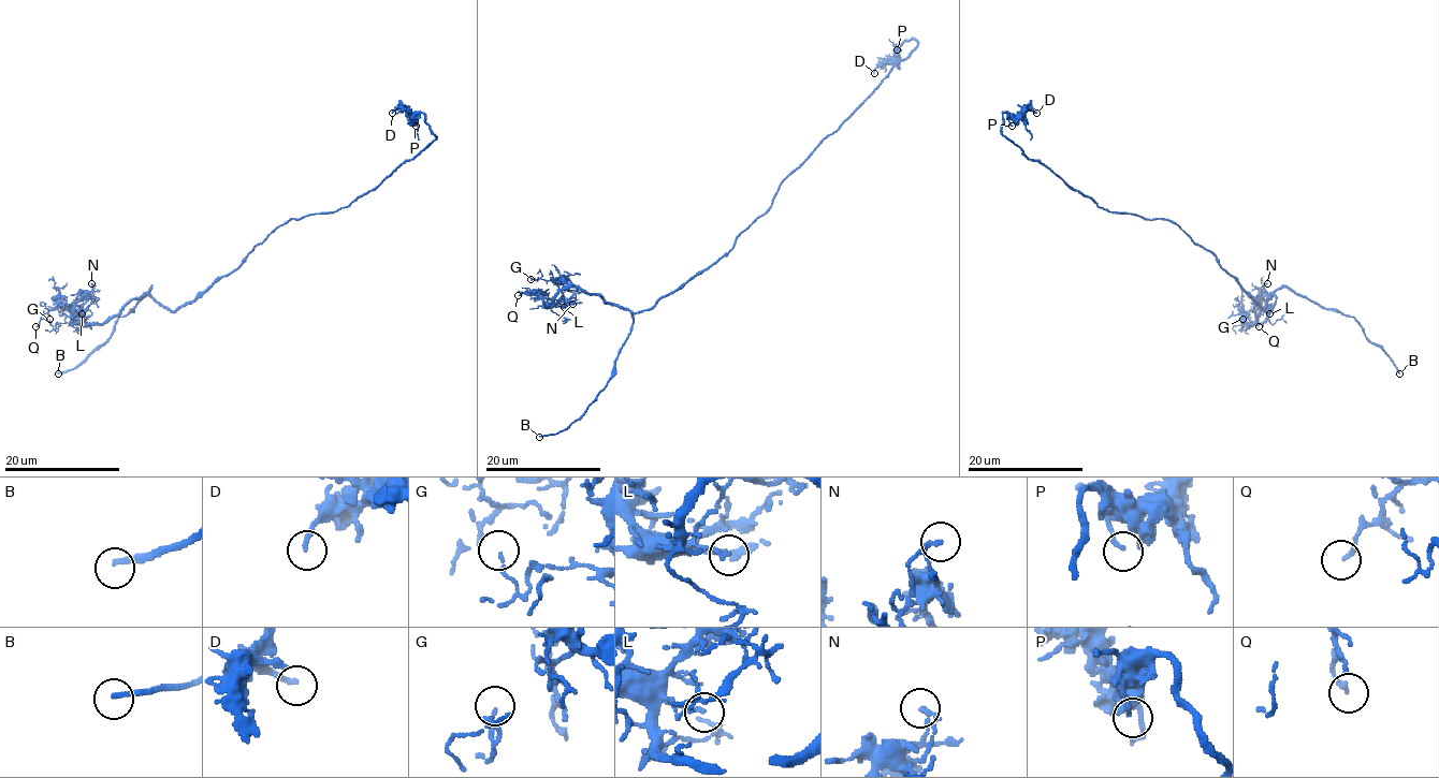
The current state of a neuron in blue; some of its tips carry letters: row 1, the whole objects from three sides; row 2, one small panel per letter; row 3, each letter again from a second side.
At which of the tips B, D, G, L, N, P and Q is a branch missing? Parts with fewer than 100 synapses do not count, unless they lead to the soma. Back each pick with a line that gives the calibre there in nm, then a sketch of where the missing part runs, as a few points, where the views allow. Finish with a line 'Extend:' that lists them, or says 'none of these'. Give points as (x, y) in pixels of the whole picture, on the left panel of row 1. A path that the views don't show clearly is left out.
B: calibre 190 nm; course (58, 373), (18, 369), (5, 351)
Extend: B

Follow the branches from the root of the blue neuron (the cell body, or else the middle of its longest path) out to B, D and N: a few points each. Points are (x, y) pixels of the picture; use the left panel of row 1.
B: (260, 245), (174, 310), (163, 306), (151, 288), (118, 318), (102, 343), (58, 373)
D: (260, 245), (290, 218), (346, 207), (436, 137), (422, 113), (409, 115), (400, 108), (392, 113)
N: (260, 245), (235, 268), (174, 310), (143, 295), (101, 323), (76, 325), (72, 308), (92, 288), (91, 283)

